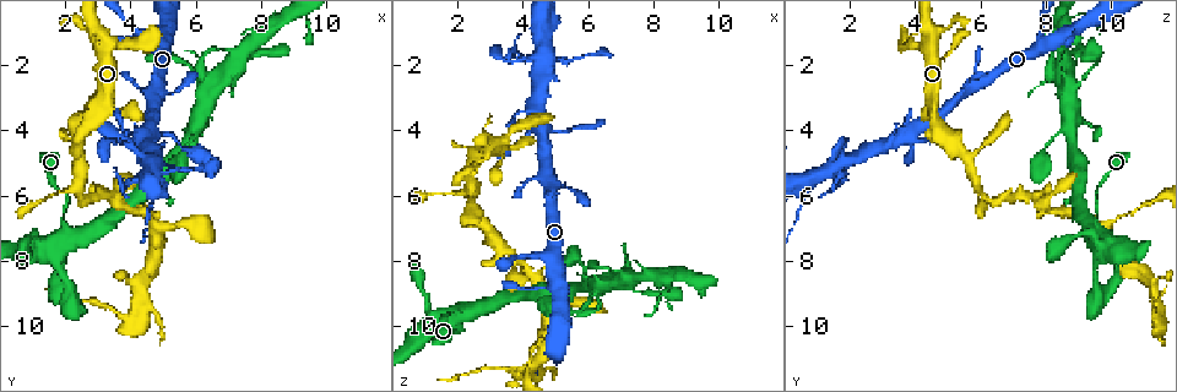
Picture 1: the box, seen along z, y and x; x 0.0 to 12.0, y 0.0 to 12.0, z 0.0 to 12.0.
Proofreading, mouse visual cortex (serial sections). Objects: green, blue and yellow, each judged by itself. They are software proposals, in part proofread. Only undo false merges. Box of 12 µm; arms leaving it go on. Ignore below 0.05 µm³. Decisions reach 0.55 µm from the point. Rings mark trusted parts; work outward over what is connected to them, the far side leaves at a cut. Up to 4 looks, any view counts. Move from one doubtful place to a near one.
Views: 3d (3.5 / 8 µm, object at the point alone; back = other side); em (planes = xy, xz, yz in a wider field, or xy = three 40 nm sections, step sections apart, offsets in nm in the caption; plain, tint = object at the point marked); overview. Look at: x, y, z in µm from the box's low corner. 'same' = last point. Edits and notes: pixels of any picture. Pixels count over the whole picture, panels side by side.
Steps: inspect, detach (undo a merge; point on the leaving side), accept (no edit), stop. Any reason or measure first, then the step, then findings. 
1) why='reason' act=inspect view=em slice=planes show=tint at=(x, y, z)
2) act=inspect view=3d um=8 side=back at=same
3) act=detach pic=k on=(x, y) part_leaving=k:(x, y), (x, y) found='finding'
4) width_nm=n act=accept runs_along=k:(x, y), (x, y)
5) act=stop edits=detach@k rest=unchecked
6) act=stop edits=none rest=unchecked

why='sharp bend' act=inspect view=3d um=8 at=(6.5, 1.5, 8.2)

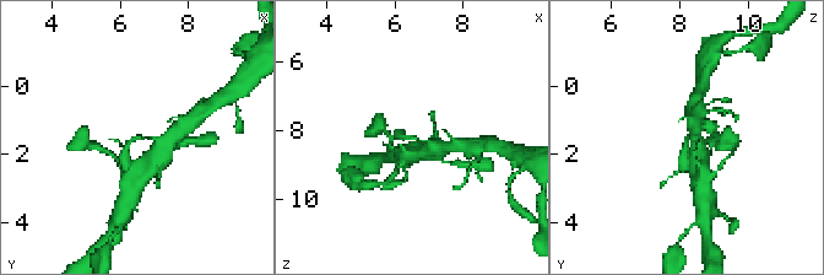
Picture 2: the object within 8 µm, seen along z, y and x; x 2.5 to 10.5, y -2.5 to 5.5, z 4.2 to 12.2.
why='need the tissue' act=inspect view=em slice=xy step=1 show=tint at=(6.4, 1.5, 8.2)

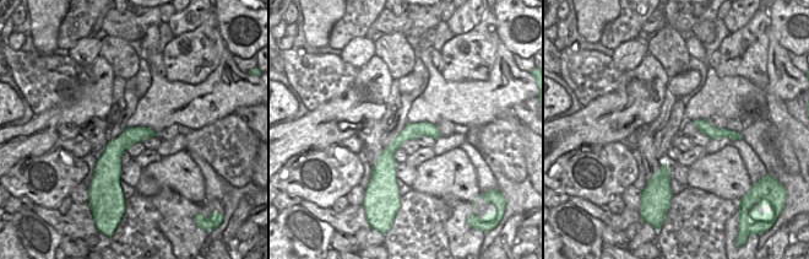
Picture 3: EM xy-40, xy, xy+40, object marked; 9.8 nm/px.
act=accept runs_along=3:(433, 128), (387, 152), (386, 179) found='continuous, no second cell'

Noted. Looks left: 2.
why='thick turns thin' act=inspect view=3d um=3.5 side=back at=(4.8, 6.7, 10.2)

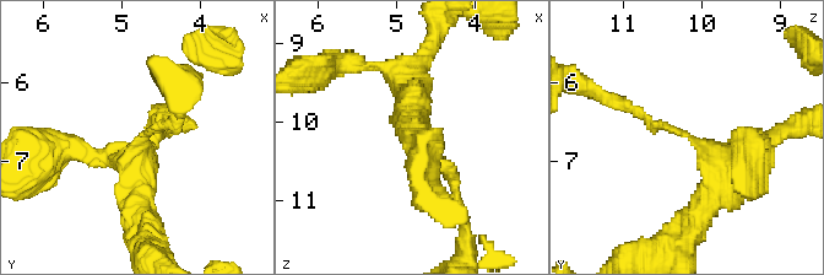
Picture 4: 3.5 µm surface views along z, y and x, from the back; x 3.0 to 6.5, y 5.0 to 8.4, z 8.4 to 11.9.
why='need the tissue' act=inspect view=em slice=xy step=1 show=tint at=(4.70, 6.65, 10.20)

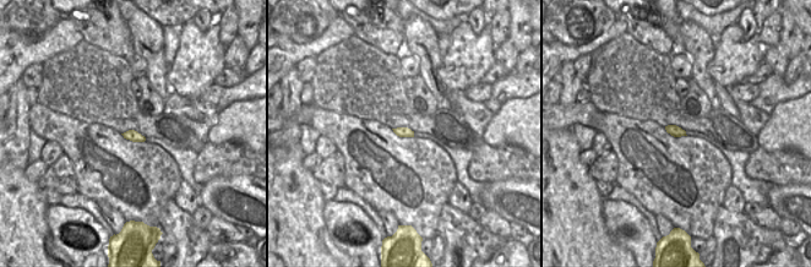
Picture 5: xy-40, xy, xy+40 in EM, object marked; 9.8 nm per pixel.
width_nm=100 act=accept runs_along=4:(751, 152), (728, 167), (625, 103) found='one cell here'

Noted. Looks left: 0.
act=stop edits=none rest=unchecked

